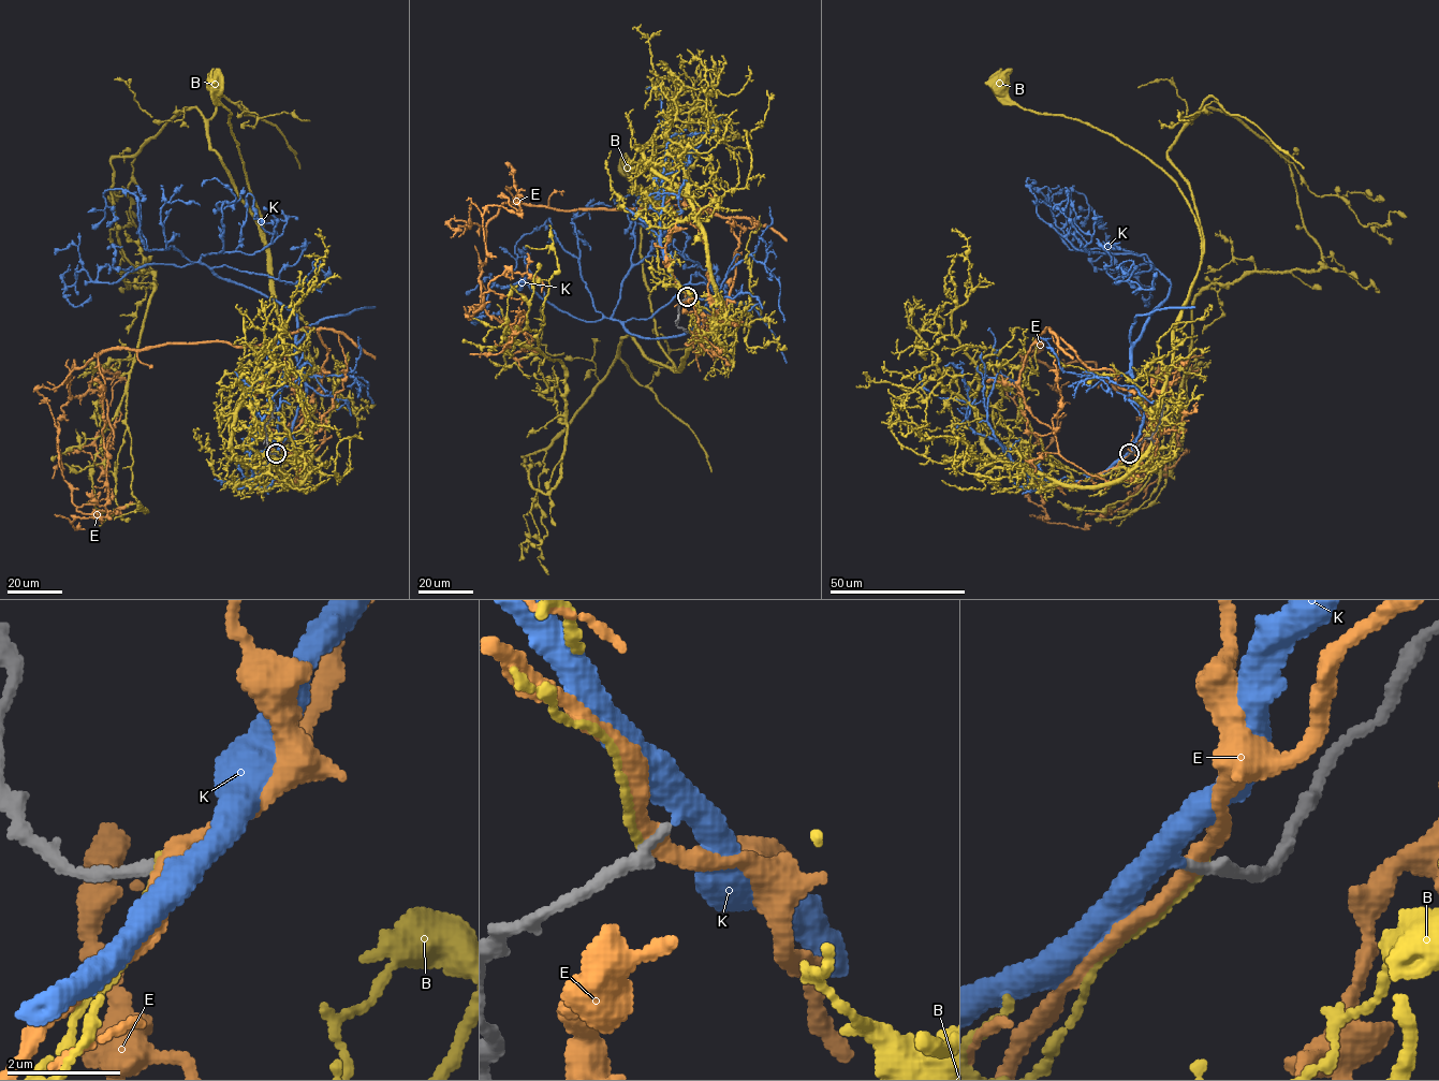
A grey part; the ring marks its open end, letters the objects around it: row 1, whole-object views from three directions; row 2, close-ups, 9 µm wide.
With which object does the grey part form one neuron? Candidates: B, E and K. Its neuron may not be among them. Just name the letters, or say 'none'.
K

